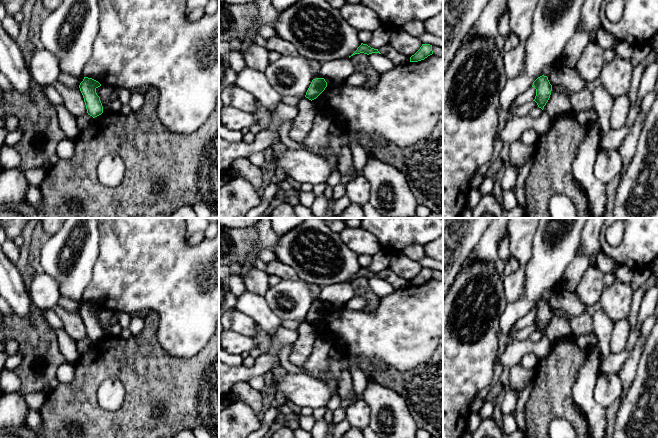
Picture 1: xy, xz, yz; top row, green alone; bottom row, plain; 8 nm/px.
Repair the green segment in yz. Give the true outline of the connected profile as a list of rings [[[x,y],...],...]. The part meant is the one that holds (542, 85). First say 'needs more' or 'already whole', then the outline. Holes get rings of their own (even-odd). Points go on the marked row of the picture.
already whole; [[[542,75],[533,82],[532,87],[536,89],[536,96],[533,101],[535,101],[538,107],[543,110],[550,98],[552,85],[550,84],[548,77]]]

